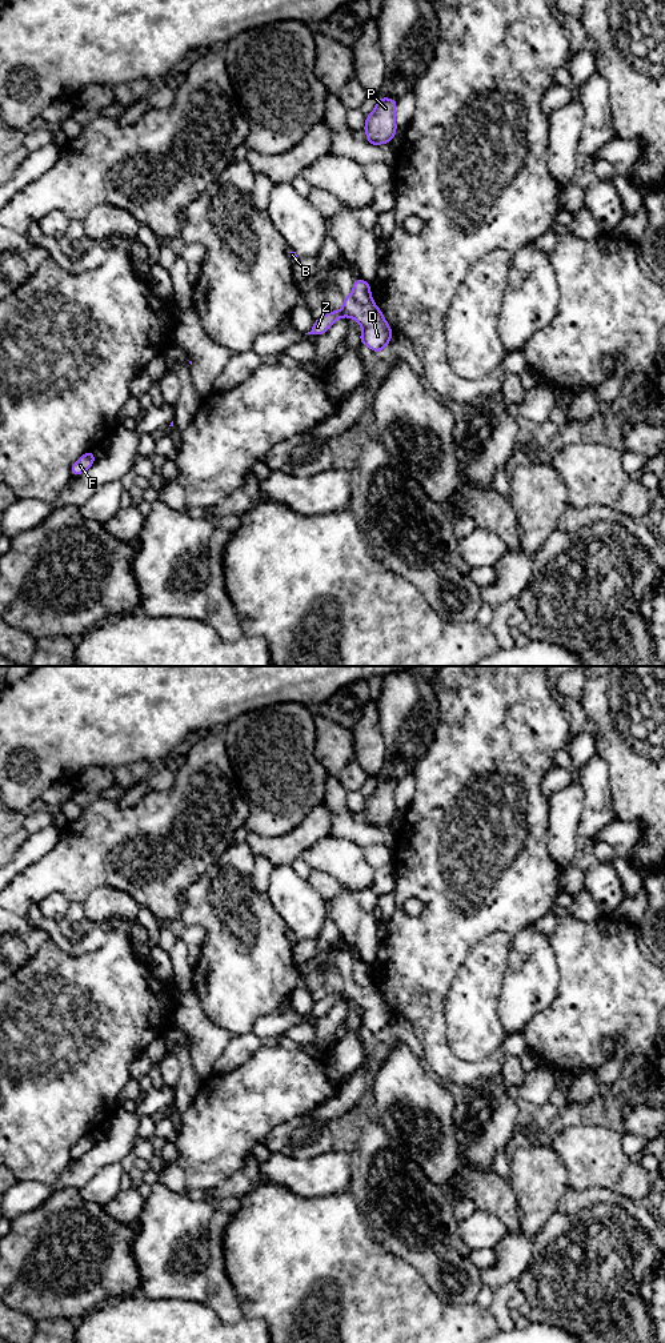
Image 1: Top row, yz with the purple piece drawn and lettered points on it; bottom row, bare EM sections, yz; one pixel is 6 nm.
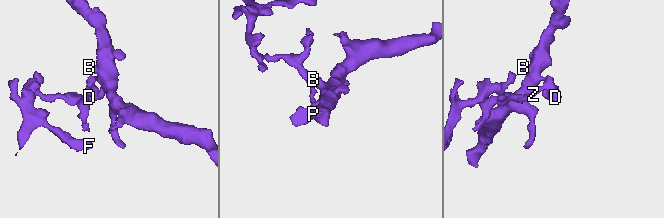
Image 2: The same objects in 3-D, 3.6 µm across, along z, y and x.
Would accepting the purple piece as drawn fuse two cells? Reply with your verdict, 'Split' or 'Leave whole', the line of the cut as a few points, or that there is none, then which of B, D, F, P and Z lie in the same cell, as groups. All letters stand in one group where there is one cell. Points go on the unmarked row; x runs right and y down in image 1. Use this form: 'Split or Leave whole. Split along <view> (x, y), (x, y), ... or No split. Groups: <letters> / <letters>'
Split. Split along yz (352, 977), (359, 985), (372, 985). Groups: B P / D F Z

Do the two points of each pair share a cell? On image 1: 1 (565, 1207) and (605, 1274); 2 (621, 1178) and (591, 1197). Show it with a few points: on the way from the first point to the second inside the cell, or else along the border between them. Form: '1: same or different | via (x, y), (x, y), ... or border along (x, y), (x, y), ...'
1: different | border along (600, 1203), (572, 1215), (564, 1215), (557, 1211)
2: different | border along (575, 1189), (607, 1187), (635, 1199)

